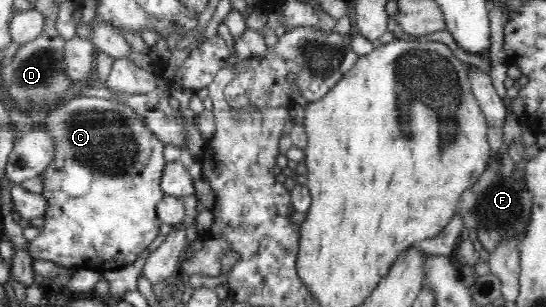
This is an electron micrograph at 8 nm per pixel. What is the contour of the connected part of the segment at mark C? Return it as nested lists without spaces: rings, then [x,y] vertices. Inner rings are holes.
[[[75,95],[46,113],[39,127],[54,139],[55,161],[39,175],[43,178],[42,194],[47,200],[45,223],[41,235],[29,242],[28,252],[34,260],[45,259],[63,267],[95,269],[101,274],[137,261],[142,251],[153,248],[159,241],[161,223],[156,207],[165,195],[160,181],[167,165],[164,159],[166,145],[146,127],[139,113],[122,102]]]

